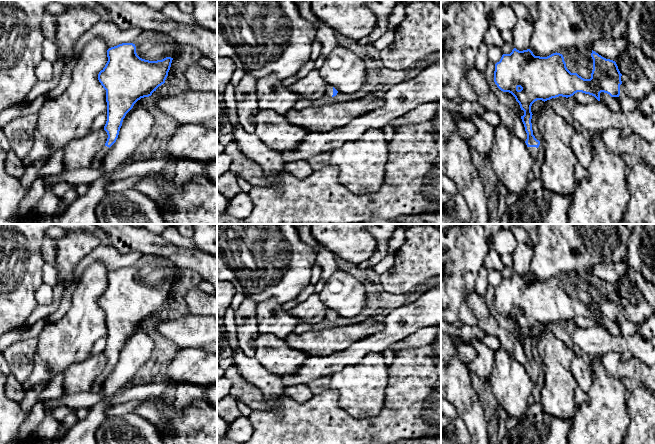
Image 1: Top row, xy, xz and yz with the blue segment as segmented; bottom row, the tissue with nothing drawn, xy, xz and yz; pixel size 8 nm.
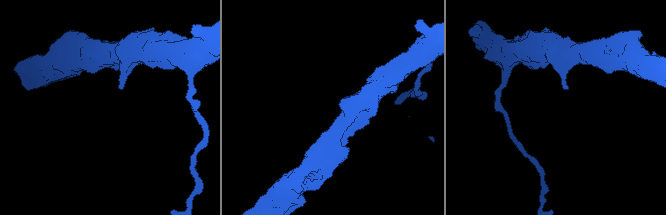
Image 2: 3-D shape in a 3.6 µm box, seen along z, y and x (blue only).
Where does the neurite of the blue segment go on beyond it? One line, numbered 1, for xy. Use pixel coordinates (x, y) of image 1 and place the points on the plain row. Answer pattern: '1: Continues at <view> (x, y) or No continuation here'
1: Continues at xy (97, 385)

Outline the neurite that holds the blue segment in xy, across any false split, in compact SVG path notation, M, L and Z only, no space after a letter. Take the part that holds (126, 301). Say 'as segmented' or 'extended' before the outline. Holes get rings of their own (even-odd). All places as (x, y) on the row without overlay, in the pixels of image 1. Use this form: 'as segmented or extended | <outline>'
extended | M122 267L107 274L108 285L99 296L98 304L106 314L107 345L104 354L108 362L101 375L94 382L91 392L98 393L109 372L116 366L123 343L134 328L144 321L152 319L156 313L165 307L173 282L149 285L140 282L133 267Z

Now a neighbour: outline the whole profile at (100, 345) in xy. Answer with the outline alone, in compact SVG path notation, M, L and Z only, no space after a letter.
M102 337L99 340L96 341L94 344L92 350L91 350L91 355L103 353L107 345L107 337Z

